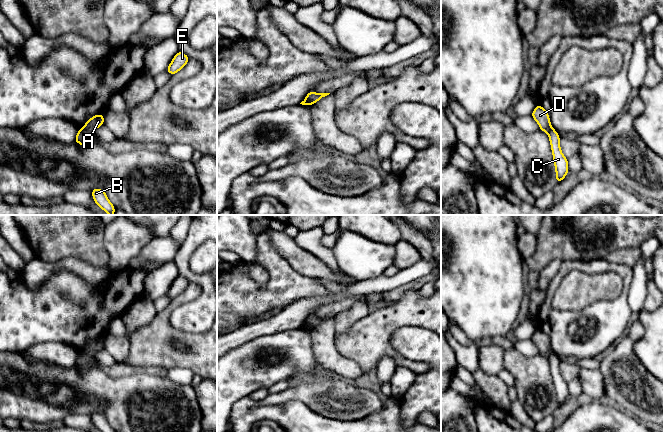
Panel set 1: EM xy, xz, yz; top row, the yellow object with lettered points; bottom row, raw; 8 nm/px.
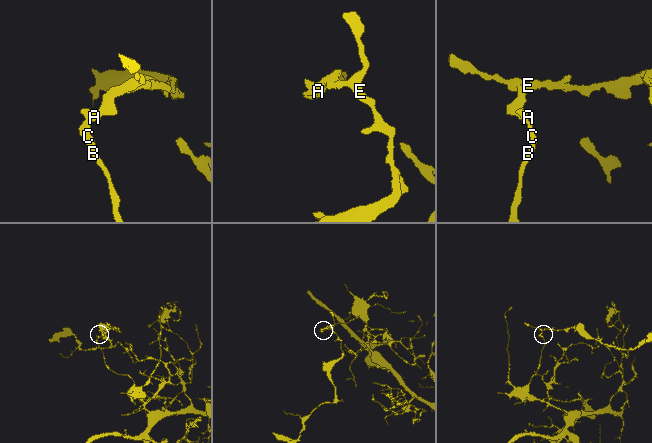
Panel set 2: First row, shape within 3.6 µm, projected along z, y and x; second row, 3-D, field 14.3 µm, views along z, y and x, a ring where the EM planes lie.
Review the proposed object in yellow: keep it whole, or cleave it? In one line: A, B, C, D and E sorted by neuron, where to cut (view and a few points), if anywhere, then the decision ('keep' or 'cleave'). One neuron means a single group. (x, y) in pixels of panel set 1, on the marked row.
A D E / B C; cut in xy along (82, 127), (91, 134); cleave

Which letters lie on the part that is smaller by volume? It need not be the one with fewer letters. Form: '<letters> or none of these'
A, D, E

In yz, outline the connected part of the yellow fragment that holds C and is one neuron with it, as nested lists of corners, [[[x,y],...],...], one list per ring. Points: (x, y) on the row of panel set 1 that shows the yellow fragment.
[[[553,128],[548,132],[551,151],[553,154],[553,161],[556,172],[556,183],[561,182],[569,171],[568,159],[563,155],[560,148],[560,137]]]

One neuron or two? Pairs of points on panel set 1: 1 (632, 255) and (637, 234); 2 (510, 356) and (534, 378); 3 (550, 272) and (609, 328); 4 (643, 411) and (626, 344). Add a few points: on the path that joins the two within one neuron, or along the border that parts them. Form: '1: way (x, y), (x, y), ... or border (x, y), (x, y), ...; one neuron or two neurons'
1: border (638, 246), (615, 249), (611, 252); two neurons
2: way (516, 362), (528, 372); one neuron
3: border (562, 261), (560, 269), (550, 281), (546, 290); two neurons
4: way (639, 394), (626, 381), (626, 361); one neuron

